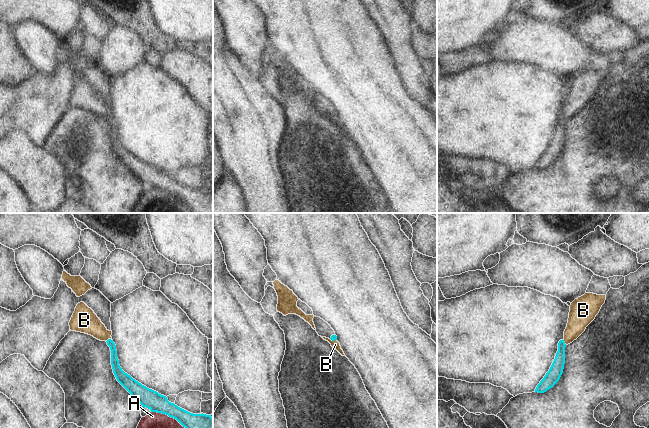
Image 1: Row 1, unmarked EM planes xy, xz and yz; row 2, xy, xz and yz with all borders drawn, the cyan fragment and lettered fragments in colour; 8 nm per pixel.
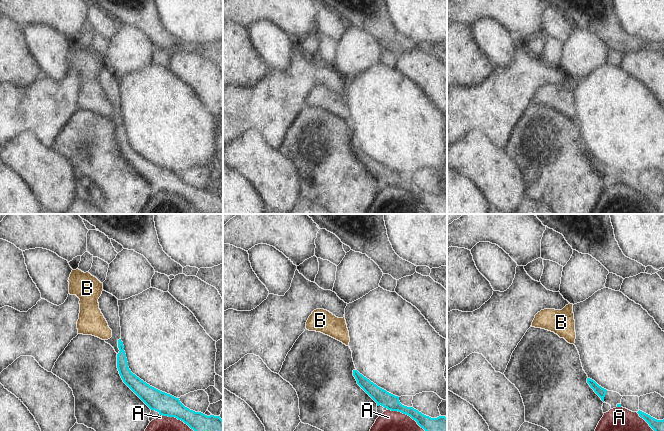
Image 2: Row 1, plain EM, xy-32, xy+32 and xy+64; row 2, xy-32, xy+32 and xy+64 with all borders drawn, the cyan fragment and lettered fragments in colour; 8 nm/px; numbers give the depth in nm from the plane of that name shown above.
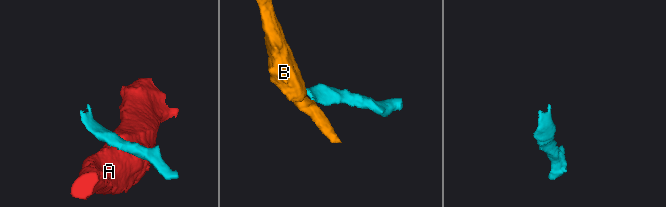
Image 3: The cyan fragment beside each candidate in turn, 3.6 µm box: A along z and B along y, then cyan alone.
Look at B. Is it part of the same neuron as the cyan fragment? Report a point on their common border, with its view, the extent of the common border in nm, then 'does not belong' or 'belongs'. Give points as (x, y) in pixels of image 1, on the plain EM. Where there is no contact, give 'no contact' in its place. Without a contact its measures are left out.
contact xy (108, 115); length 50 nm; does not belong

